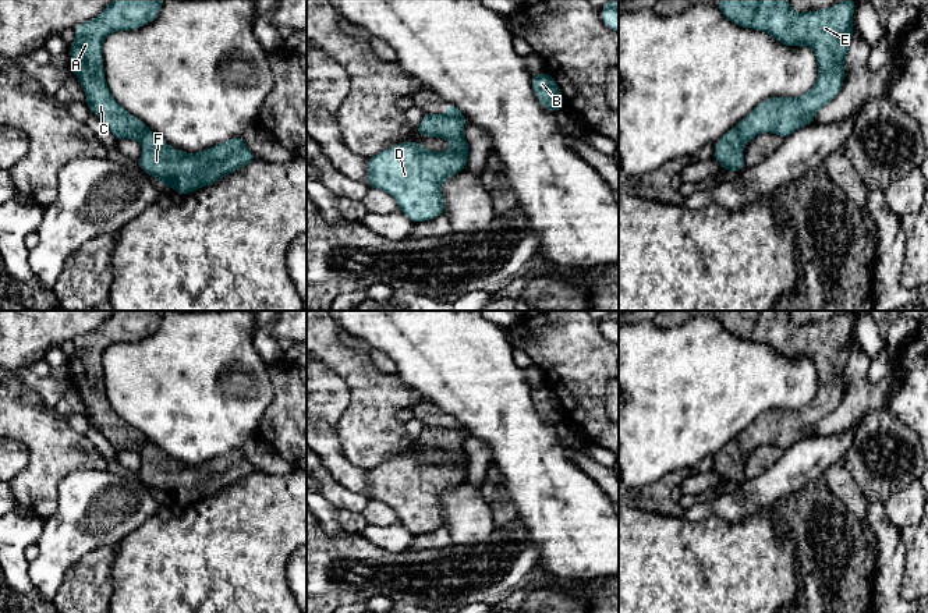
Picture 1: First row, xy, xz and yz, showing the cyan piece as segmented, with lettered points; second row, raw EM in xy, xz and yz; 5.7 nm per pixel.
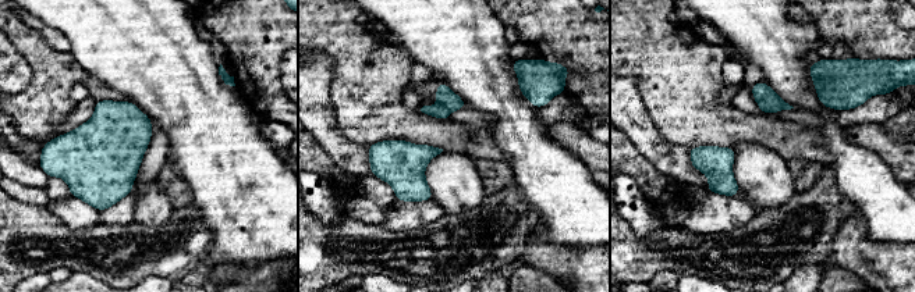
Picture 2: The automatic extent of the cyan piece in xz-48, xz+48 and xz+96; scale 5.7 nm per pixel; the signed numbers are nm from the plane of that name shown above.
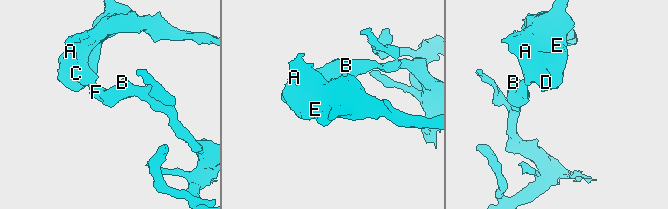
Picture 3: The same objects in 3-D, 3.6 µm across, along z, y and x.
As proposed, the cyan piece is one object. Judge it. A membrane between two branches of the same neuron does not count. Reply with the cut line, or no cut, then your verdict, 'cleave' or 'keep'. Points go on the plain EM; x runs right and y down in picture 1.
xz (446, 427), (456, 428), (464, 435) | cleave

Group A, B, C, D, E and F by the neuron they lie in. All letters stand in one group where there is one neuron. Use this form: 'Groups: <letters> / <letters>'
Groups: A C D E / B F

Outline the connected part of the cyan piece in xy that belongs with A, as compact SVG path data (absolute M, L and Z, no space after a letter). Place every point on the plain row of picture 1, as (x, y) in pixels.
M114 311L95 332L74 340L75 351L68 358L70 382L85 404L85 417L106 436L117 453L139 453L148 439L111 408L105 391L102 355L109 346L138 341L152 334L164 312Z

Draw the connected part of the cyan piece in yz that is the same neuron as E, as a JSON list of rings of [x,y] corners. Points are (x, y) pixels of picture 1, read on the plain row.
[[[720,311],[716,320],[730,334],[762,343],[784,358],[810,358],[817,369],[814,398],[798,410],[775,408],[761,414],[736,439],[741,454],[747,457],[762,444],[784,451],[814,435],[815,424],[843,398],[856,313],[847,311],[819,323],[794,325],[787,311]]]

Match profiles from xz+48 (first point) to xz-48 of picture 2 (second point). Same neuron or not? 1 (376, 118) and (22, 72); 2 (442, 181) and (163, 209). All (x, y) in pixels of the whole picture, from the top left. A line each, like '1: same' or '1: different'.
1: different
2: same

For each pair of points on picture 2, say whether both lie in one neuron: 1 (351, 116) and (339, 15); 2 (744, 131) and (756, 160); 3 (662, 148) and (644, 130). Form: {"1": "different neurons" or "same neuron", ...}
{"1": "same neuron", "2": "different neurons", "3": "same neuron"}

